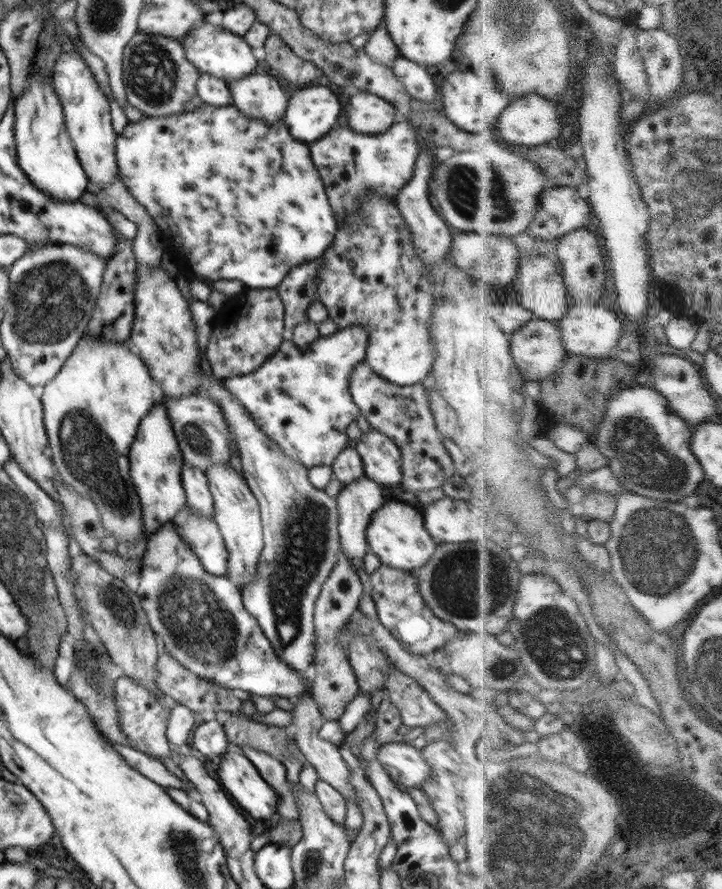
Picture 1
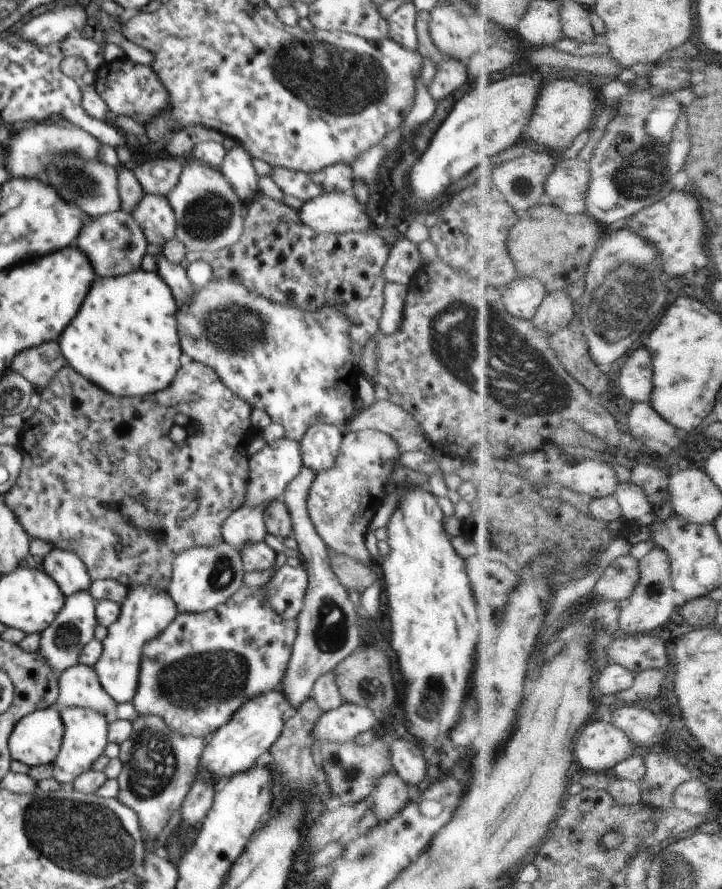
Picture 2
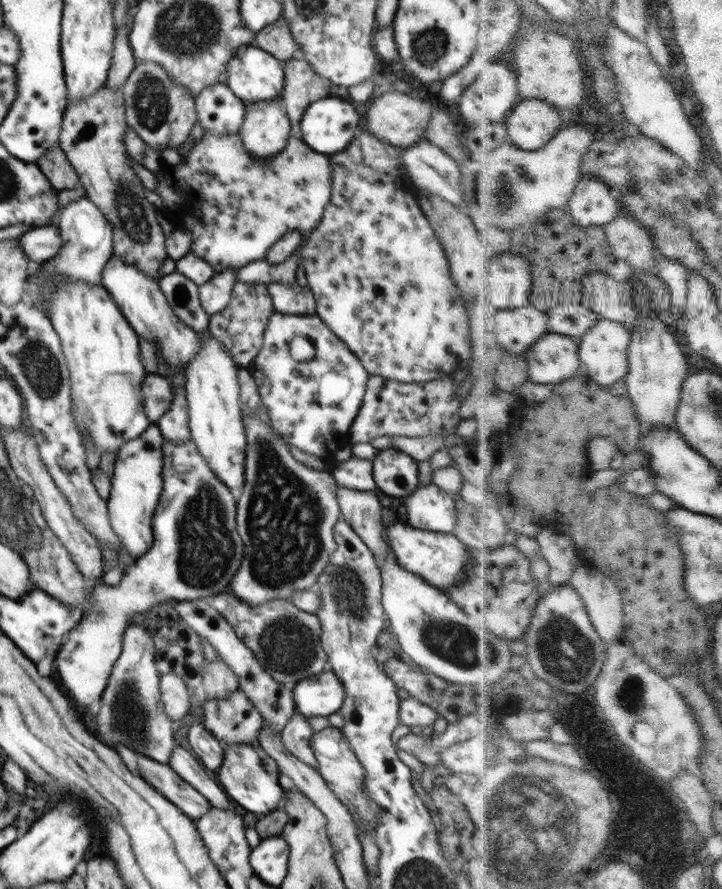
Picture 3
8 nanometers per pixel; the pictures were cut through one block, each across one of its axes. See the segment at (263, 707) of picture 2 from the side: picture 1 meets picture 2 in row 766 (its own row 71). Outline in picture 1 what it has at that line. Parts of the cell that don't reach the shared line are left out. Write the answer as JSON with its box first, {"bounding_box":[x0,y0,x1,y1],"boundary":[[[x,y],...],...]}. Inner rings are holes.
{"bounding_box":[180,21,262,82],"boundary":[[[202,21],[189,31],[188,36],[180,42],[185,49],[186,58],[197,67],[200,73],[206,73],[230,82],[250,75],[258,64],[262,63],[250,45],[244,41],[244,38],[234,35],[224,27]]]}

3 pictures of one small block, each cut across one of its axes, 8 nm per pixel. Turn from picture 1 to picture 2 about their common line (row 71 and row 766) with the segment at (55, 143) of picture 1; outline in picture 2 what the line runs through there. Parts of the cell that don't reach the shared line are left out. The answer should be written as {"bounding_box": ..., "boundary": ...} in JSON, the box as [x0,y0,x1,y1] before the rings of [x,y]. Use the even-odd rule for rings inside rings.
{"bounding_box":[9,706,64,767],"boundary":[[[56,706],[35,710],[14,725],[9,736],[11,758],[29,767],[53,763],[63,738],[64,724]]]}

